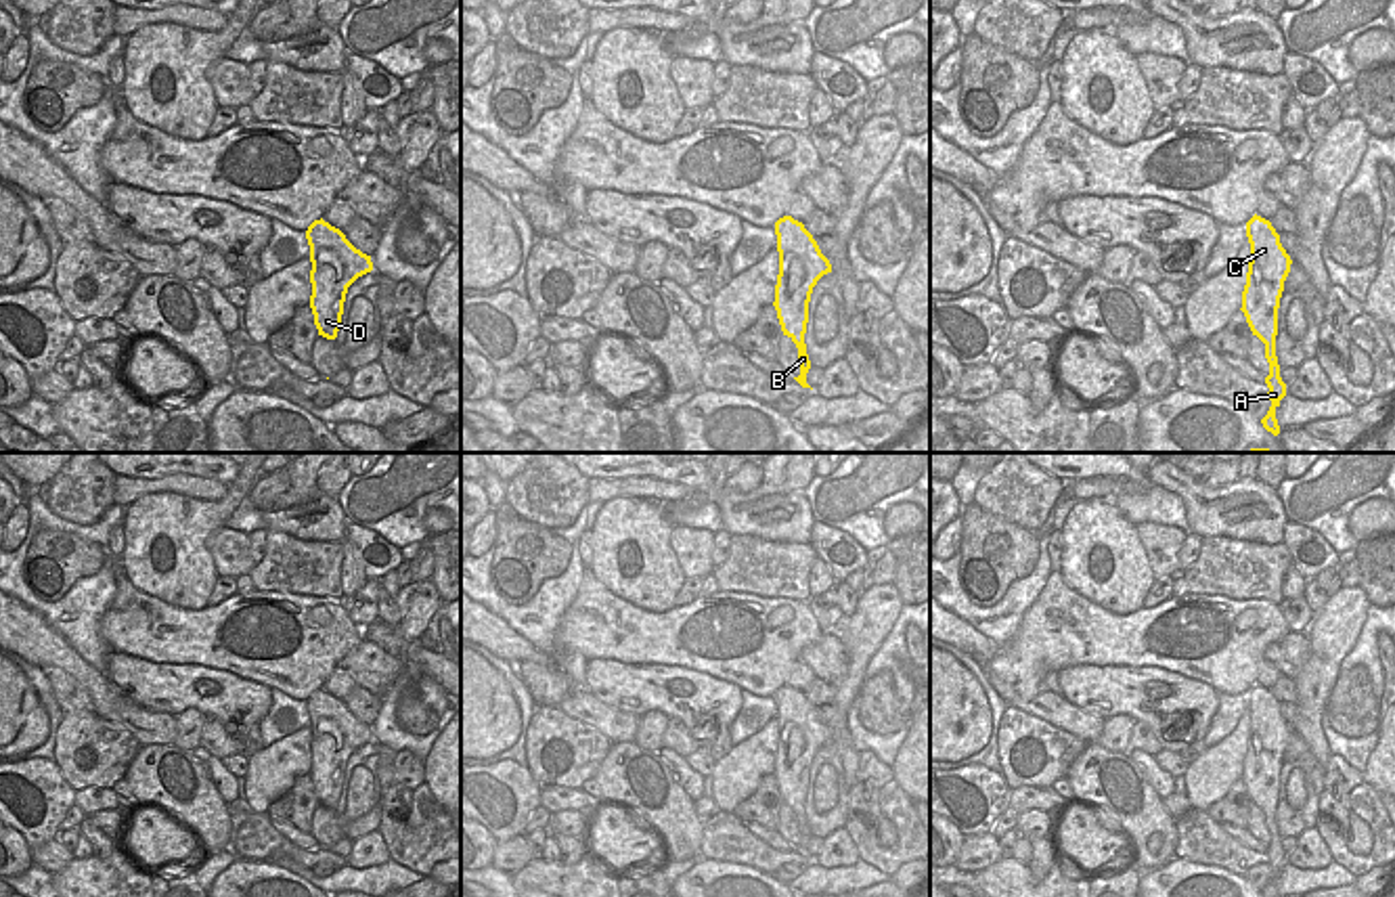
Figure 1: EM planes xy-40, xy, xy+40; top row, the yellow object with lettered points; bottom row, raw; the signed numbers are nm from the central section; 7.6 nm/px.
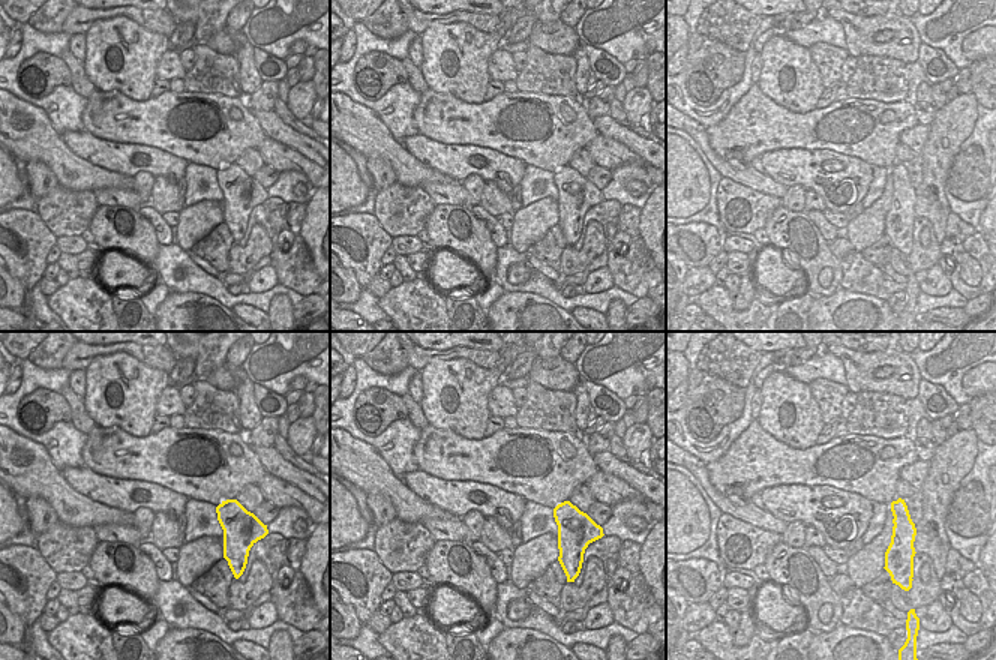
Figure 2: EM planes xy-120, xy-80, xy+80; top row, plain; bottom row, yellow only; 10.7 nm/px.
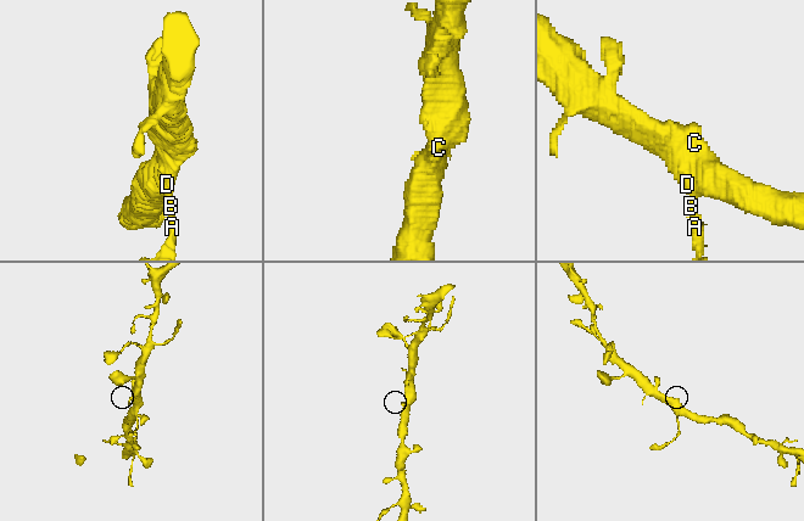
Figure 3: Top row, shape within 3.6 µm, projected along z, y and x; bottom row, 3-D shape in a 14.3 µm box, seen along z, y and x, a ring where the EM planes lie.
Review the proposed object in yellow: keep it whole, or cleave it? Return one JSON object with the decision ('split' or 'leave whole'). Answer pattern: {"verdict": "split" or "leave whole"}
{"verdict": "leave whole"}

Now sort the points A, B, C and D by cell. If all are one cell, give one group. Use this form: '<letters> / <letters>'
A B C D

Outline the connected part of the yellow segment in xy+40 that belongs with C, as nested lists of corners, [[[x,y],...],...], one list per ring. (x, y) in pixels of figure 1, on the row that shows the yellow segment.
[[[1257,214],[1246,222],[1246,237],[1250,243],[1250,262],[1240,310],[1244,312],[1253,335],[1265,344],[1265,358],[1269,363],[1265,384],[1269,388],[1267,396],[1271,407],[1261,423],[1267,432],[1278,436],[1280,425],[1276,419],[1276,409],[1286,396],[1286,384],[1280,377],[1276,356],[1278,308],[1292,260],[1282,247],[1280,235],[1271,222]]]

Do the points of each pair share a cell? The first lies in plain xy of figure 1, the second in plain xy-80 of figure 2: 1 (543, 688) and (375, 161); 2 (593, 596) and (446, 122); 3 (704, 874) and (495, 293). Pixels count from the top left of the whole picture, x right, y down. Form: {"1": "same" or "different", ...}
{"1": "same", "2": "same", "3": "different"}

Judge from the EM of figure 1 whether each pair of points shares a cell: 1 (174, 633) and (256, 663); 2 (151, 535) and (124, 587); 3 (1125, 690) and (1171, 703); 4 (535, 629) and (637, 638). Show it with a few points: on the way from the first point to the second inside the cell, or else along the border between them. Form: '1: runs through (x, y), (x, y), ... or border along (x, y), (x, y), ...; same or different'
1: runs through (195, 636), (210, 636), (235, 654); same
2: border along (118, 564), (139, 589), (168, 604); different
3: runs through (1142, 686), (1159, 677), (1178, 686); same
4: border along (579, 587), (560, 621), (558, 644), (587, 659); different

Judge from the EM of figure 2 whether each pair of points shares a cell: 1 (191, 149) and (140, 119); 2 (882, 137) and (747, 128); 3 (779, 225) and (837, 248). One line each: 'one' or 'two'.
1: one
2: one
3: two

